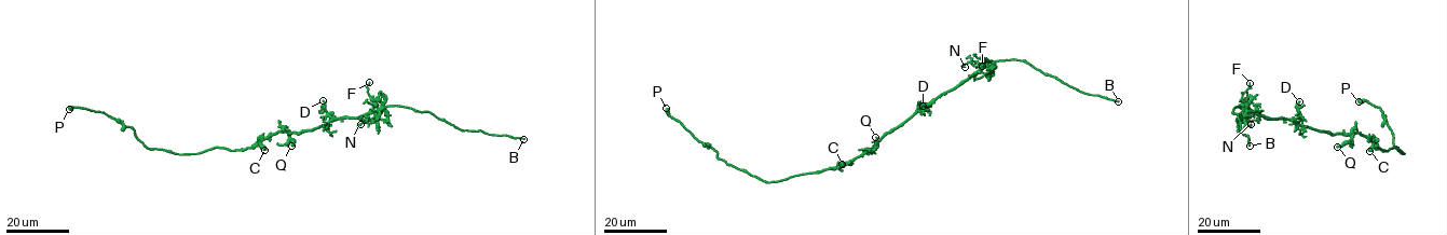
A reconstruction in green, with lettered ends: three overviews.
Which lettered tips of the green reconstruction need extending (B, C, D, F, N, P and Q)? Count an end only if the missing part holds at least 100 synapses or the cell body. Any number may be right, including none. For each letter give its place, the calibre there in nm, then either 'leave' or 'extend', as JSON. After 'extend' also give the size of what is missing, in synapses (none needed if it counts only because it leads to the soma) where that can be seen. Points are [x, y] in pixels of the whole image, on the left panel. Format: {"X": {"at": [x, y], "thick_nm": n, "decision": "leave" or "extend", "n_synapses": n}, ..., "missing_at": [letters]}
{"B": {"at": [523, 139], "thick_nm": 120, "decision": "extend"}, "C": {"at": [264, 150], "thick_nm": 240, "decision": "leave"}, "D": {"at": [323, 100], "thick_nm": 110, "decision": "leave"}, "F": {"at": [369, 82], "thick_nm": 110, "decision": "leave"}, "N": {"at": [360, 124], "thick_nm": 160, "decision": "leave"}, "P": {"at": [69, 109], "thick_nm": 650, "decision": "leave"}, "Q": {"at": [291, 146], "thick_nm": 200, "decision": "leave"}, "missing_at": ["B"]}

